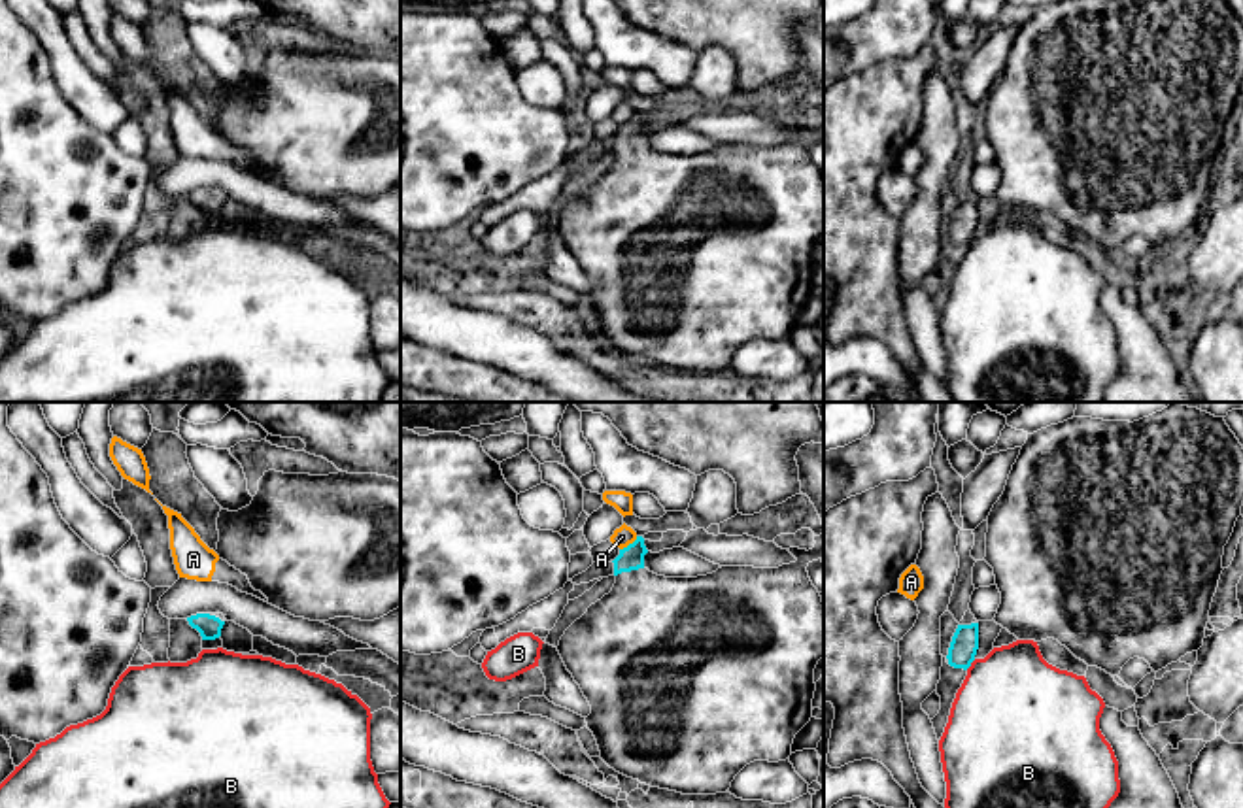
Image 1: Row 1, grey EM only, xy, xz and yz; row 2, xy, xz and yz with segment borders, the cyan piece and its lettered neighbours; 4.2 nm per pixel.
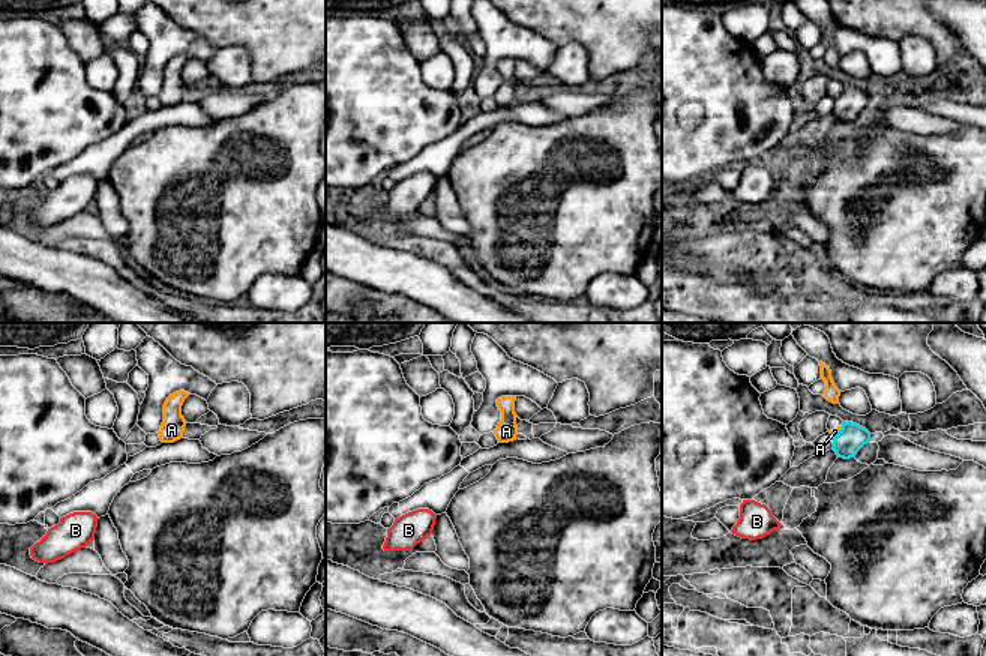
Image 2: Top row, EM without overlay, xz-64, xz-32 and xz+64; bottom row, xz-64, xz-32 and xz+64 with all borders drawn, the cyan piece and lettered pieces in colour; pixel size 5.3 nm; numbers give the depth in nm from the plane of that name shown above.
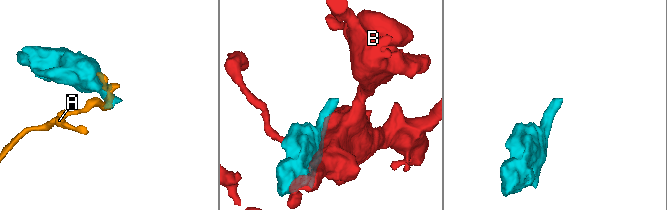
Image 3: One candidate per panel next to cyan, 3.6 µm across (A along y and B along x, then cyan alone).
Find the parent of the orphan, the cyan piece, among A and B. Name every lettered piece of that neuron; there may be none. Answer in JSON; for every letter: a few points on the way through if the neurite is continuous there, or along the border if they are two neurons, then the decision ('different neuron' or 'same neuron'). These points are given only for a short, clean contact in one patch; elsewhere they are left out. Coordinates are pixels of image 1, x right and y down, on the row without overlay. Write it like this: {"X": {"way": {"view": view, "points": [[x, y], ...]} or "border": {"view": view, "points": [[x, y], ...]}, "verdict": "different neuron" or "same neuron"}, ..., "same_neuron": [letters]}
{"A": {"border": {"view": "xz", "points": [[637, 114], [620, 127]]}, "verdict": "different neuron"}, "B": {"verdict": "different neuron"}, "same_neuron": []}

